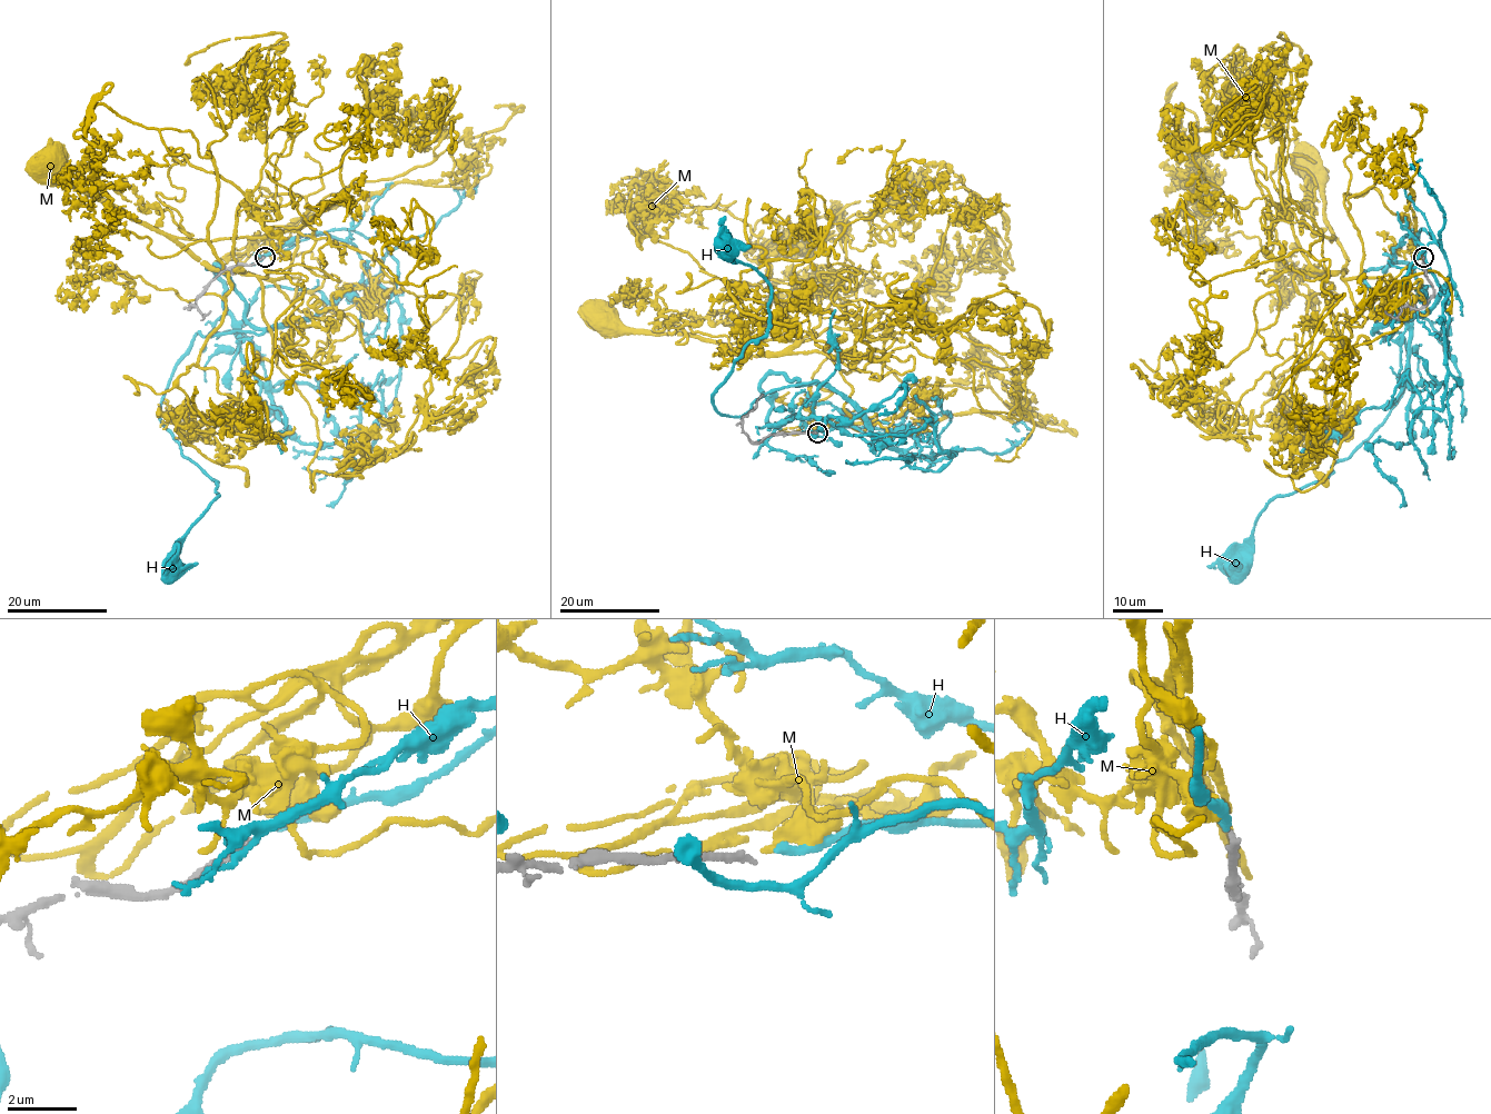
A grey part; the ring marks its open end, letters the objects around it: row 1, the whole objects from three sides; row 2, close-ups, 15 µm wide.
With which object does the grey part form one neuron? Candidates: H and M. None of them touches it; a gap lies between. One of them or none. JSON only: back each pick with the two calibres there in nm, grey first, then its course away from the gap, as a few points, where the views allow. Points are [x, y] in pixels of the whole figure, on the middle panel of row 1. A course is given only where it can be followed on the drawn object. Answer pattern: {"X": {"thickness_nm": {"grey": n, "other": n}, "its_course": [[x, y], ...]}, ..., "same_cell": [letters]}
{"H": {"thickness_nm": {"grey": 200, "other": 260}, "its_course": [[819, 431], [940, 451], [891, 450], [819, 384], [722, 415], [771, 285], [724, 247]]}, "same_cell": ["H"]}

